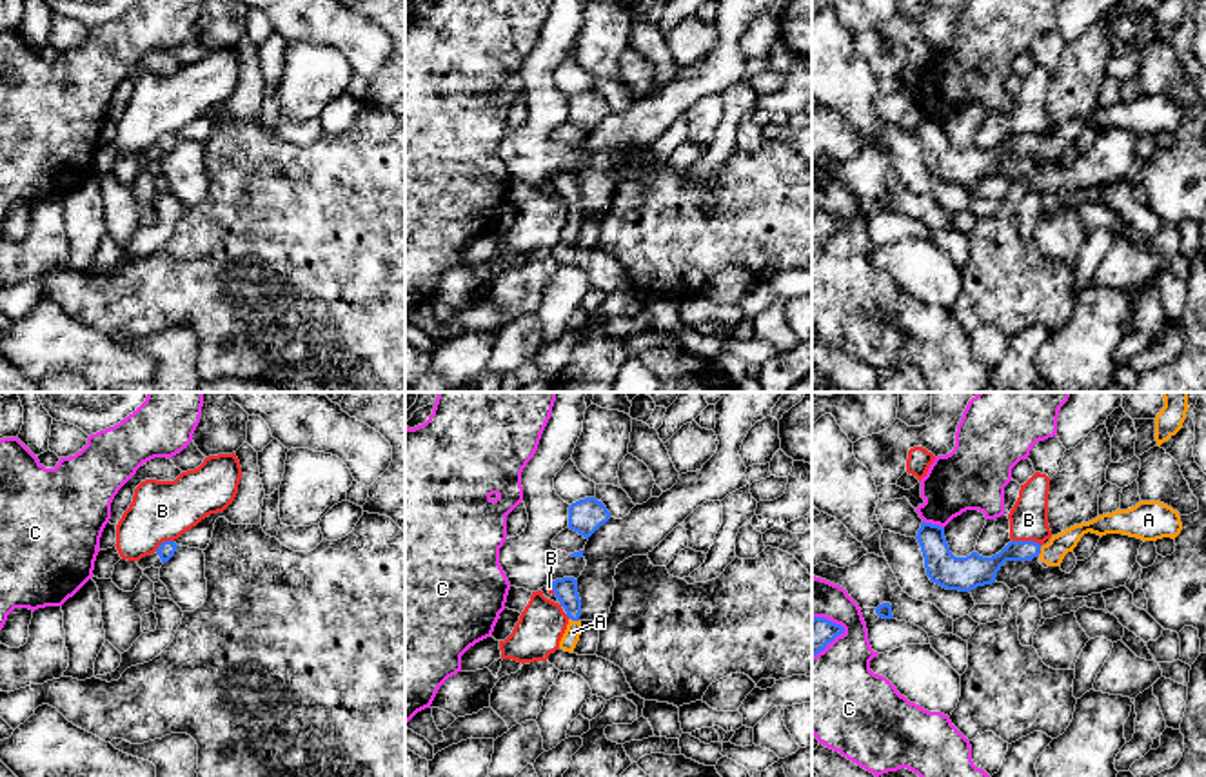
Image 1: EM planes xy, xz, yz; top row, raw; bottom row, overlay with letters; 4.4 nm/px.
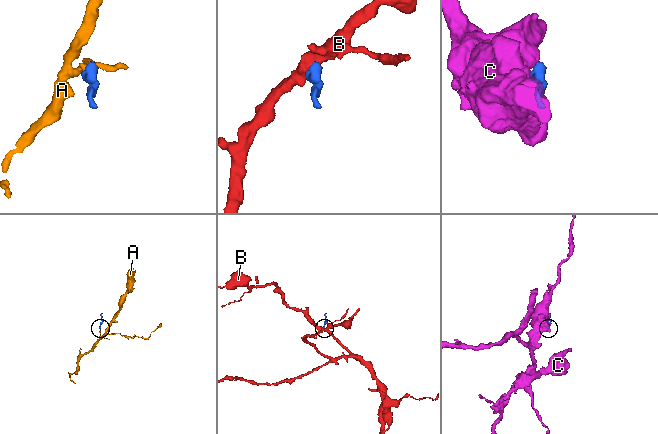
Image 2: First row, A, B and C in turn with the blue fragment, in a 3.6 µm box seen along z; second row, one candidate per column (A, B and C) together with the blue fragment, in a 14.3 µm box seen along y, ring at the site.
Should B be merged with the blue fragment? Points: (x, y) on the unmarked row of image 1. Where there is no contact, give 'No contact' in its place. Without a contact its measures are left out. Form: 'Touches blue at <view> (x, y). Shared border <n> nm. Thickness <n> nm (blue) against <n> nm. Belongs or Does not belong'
Touches blue at yz (1027, 135). Shared border 140 nm. Thickness 130 nm (blue) against 180 nm. Does not belong

